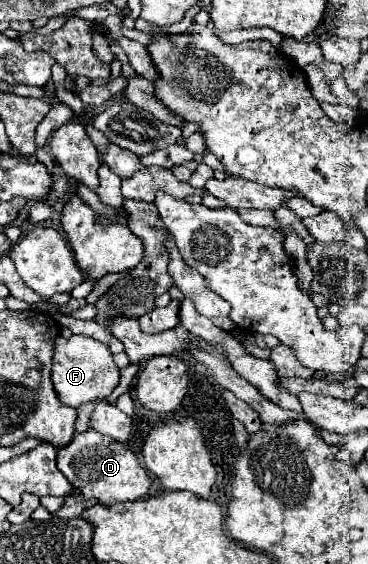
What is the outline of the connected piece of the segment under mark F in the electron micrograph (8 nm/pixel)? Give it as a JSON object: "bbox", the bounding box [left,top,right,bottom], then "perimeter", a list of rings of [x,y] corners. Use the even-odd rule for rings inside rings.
{"bbox":[51,335,119,407],"perimeter":[[[73,335],[69,339],[57,337],[51,381],[57,397],[63,403],[79,407],[81,403],[87,403],[91,399],[107,399],[119,383],[119,367],[113,361],[113,353],[103,343],[91,337],[85,335]]]}

